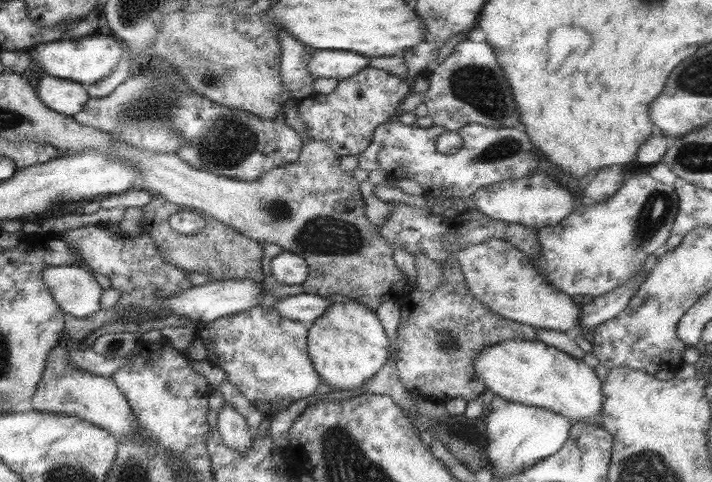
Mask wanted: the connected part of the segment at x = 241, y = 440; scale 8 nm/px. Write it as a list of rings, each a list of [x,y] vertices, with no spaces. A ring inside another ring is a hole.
[[[228,403],[218,411],[217,433],[222,442],[236,451],[246,451],[254,441],[254,430],[248,426],[246,419]]]

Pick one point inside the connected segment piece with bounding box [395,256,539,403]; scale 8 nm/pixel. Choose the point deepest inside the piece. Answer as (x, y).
(438, 339)

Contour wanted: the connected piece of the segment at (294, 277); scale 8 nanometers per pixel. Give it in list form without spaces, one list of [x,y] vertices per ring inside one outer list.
[[[284,251],[272,259],[271,274],[280,285],[302,285],[309,273],[304,257]]]

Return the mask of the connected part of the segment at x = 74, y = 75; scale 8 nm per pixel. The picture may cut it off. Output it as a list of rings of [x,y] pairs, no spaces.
[[[88,36],[80,38],[78,42],[52,42],[40,44],[31,51],[33,64],[40,64],[46,75],[54,79],[63,79],[79,83],[84,86],[97,84],[105,80],[118,67],[124,58],[126,49],[123,44],[112,36]]]

